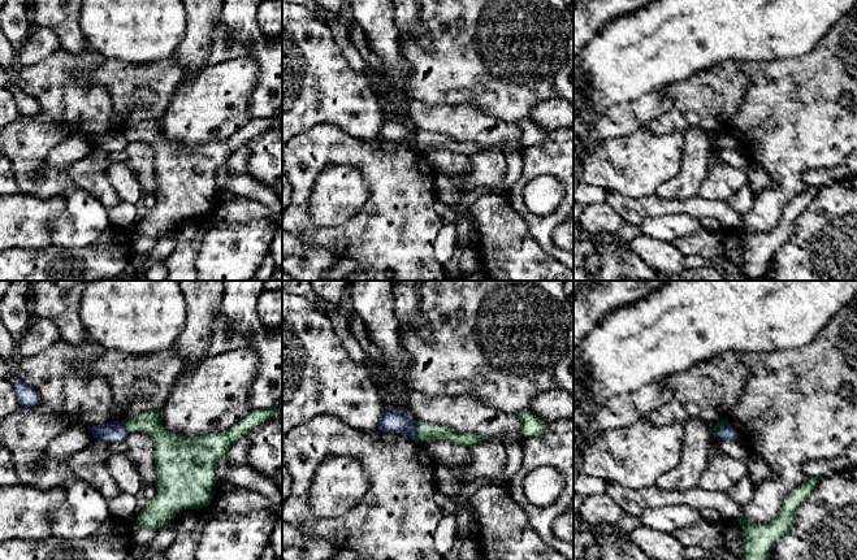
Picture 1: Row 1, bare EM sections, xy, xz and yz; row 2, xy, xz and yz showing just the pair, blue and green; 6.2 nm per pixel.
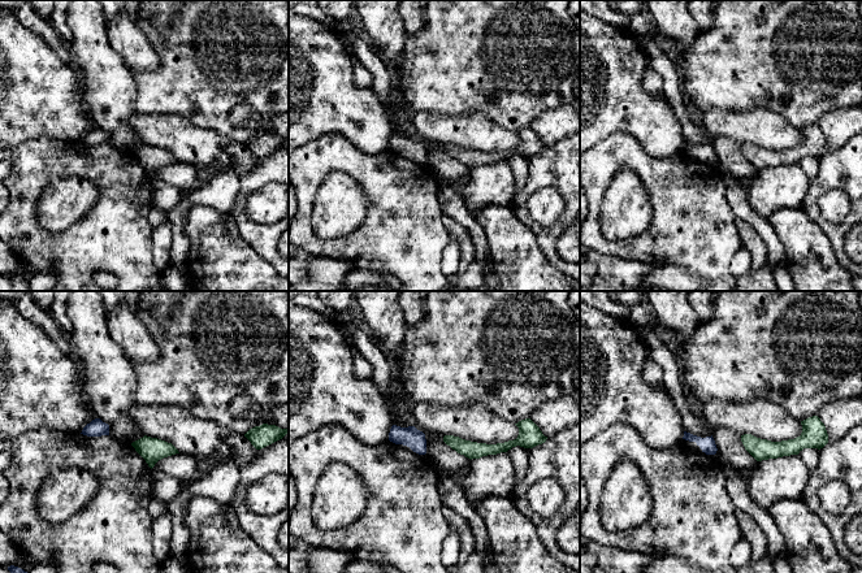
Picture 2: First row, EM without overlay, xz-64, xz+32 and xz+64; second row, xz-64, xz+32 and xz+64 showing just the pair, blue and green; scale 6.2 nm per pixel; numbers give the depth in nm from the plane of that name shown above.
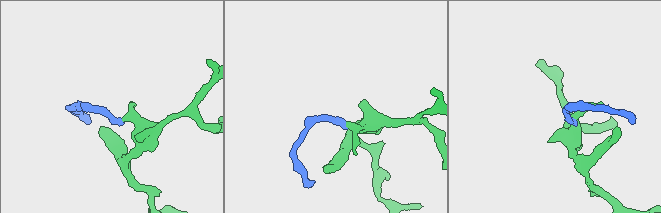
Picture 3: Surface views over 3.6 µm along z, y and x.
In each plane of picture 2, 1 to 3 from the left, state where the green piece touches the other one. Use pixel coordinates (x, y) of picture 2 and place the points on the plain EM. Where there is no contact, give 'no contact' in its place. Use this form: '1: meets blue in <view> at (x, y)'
1: no contact
2: no contact
3: no contact

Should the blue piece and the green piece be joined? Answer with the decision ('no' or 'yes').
no

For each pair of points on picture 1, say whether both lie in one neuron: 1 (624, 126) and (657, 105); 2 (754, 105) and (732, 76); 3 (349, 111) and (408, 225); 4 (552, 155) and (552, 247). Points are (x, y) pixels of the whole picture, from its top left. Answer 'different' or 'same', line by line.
1: same
2: different
3: different
4: same

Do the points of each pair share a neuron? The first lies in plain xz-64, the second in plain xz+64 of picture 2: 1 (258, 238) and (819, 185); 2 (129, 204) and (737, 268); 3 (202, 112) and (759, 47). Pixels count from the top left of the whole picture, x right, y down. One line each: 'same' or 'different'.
1: same
2: different
3: same

